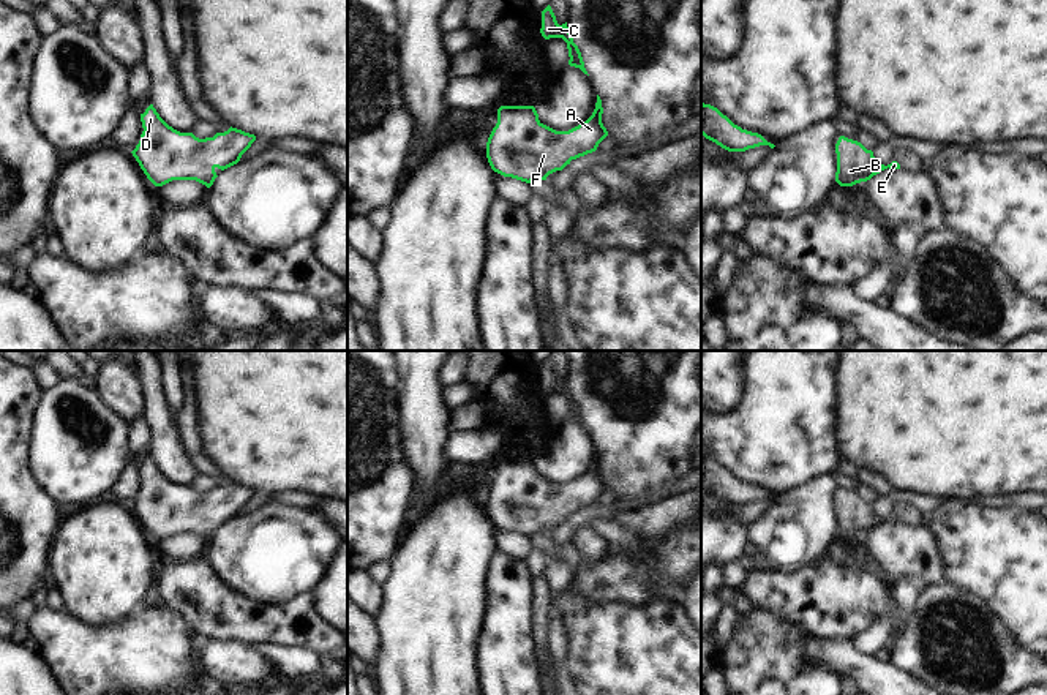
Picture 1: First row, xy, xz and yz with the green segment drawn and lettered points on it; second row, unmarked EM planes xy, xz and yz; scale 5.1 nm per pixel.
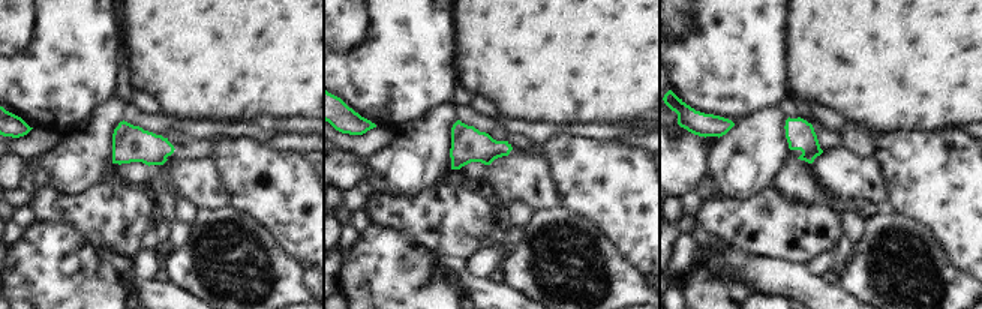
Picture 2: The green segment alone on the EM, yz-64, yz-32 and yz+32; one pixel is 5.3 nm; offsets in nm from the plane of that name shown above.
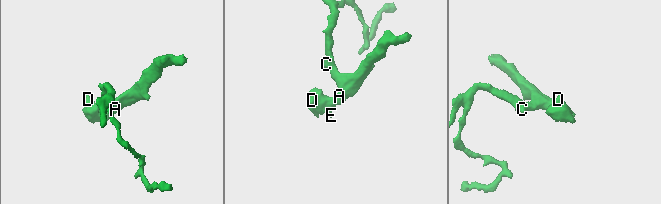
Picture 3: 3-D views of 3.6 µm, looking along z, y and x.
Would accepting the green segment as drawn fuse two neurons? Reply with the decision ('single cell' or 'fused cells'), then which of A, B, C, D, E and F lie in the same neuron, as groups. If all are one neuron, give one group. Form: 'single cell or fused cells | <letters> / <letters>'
single cell | A B C D E F

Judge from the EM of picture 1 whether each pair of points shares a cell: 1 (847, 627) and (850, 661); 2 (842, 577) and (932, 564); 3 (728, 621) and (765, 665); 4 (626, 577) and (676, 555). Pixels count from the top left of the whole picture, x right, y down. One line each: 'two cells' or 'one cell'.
1: two cells
2: two cells
3: two cells
4: one cell

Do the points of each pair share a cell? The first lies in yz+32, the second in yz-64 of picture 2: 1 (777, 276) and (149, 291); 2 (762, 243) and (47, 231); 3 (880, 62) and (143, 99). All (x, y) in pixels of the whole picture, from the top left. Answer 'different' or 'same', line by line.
1: same
2: different
3: different

